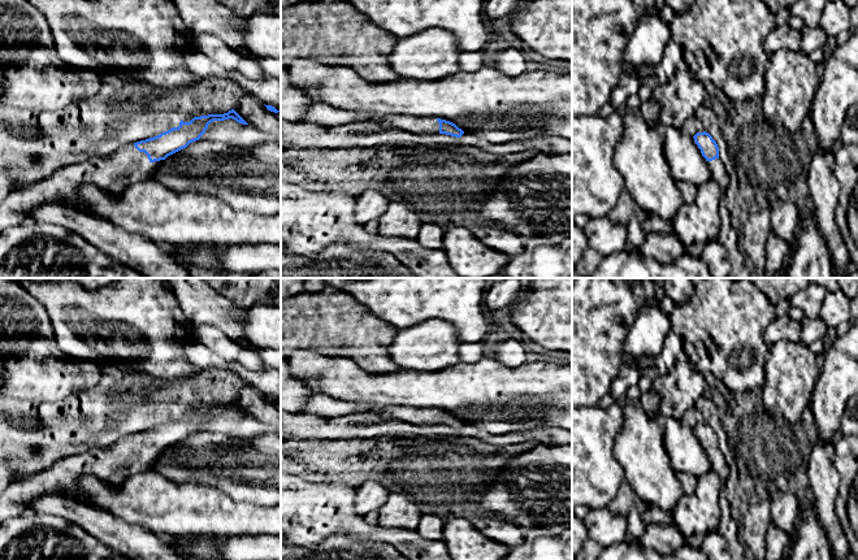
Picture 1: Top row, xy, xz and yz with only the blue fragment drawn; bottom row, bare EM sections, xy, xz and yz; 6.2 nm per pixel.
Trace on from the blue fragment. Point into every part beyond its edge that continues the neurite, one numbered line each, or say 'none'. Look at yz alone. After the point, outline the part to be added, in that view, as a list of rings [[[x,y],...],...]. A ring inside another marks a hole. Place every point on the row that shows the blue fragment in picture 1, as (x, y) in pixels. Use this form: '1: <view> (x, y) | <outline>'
1: yz (715, 166) | [[[715,159],[712,161],[707,161],[707,165],[711,172],[711,179],[719,185],[722,190],[722,197],[724,197],[728,191],[729,178],[724,174],[722,161],[719,159]]]

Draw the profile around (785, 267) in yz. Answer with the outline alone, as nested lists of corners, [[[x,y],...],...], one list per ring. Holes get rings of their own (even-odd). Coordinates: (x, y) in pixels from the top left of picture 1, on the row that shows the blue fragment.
[[[797,226],[796,231],[794,231],[796,246],[789,251],[789,253],[783,264],[781,272],[775,278],[786,278],[786,273],[789,270],[792,257],[798,247],[800,233],[801,233],[800,226]]]

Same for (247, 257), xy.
[[[250,243],[187,246],[187,259],[194,264],[229,272],[281,270],[281,246]]]

